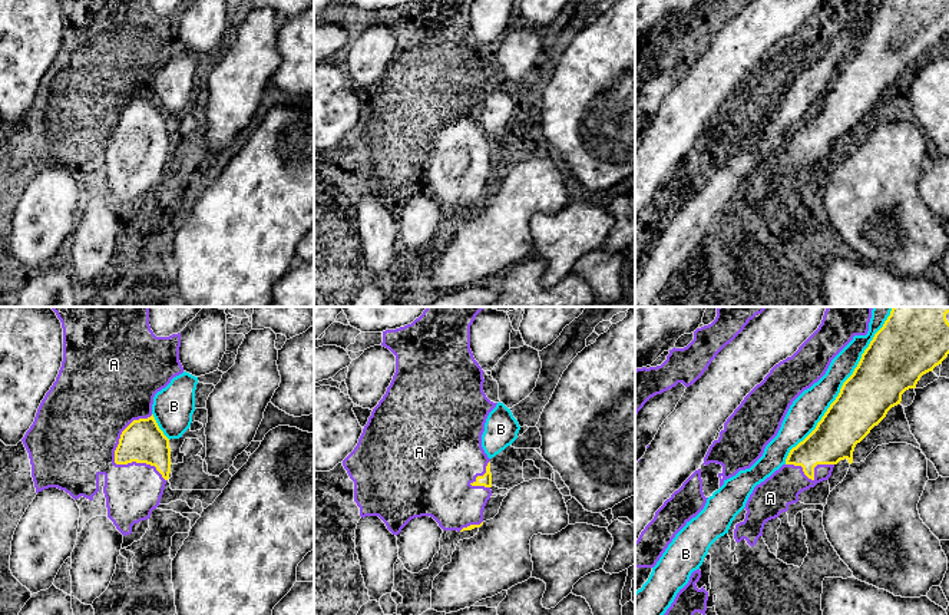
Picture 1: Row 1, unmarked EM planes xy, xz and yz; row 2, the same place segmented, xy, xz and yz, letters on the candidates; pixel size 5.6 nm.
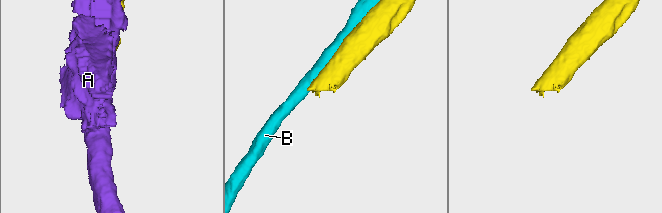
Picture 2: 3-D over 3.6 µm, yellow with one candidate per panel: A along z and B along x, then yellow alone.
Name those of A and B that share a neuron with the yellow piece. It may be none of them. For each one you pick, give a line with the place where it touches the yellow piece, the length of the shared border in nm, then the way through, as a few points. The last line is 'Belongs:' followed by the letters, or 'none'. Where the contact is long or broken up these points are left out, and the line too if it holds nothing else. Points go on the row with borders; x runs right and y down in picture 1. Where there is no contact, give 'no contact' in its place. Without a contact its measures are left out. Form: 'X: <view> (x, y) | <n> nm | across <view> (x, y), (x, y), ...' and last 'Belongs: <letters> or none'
A: xy (121, 463) | 400 nm
Belongs: A

